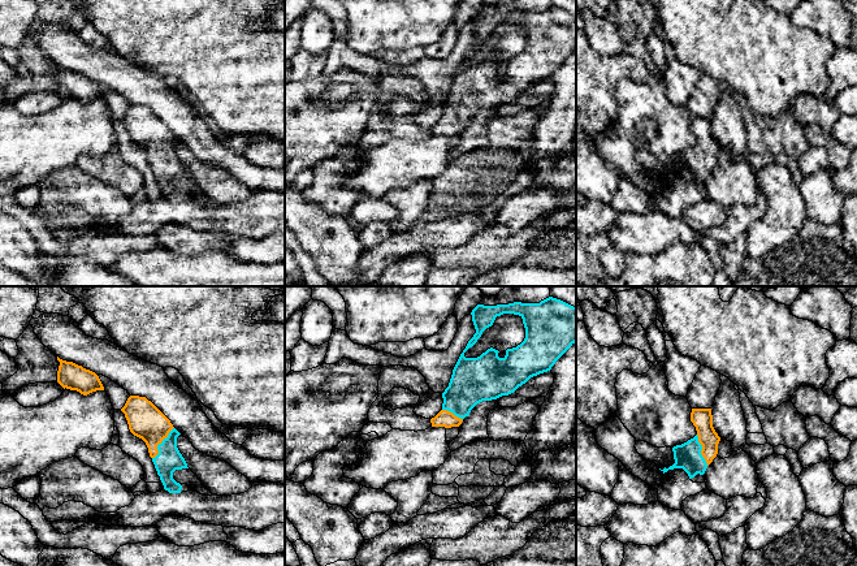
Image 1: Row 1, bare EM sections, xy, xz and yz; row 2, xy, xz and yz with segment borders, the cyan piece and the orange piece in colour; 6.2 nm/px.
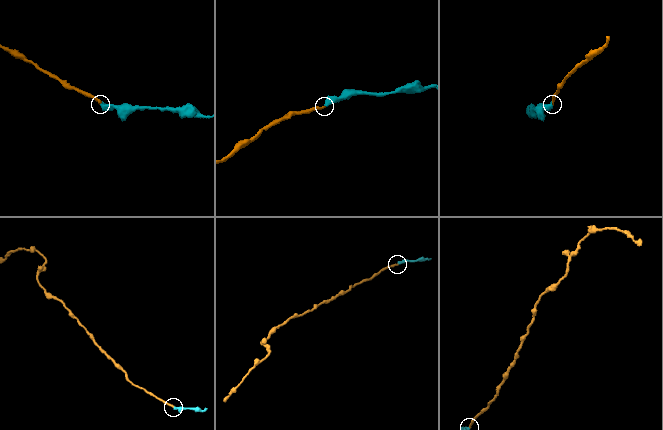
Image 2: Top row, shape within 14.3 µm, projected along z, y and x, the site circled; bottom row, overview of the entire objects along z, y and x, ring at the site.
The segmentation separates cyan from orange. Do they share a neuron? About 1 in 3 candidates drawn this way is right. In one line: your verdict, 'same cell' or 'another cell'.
same cell

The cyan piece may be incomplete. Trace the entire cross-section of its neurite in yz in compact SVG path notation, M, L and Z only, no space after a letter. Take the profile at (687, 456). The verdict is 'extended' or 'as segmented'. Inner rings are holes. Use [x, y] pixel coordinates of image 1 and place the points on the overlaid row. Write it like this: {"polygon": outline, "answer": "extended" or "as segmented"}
{"polygon": "M692 409L691 422L696 427L697 435L672 448L675 463L661 470L663 474L668 470L683 468L692 479L697 474L704 475L717 457L720 437L713 427L711 409Z", "answer": "extended"}

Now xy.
{"polygon": "M130 396L121 411L130 432L146 442L164 489L181 493L182 485L173 479L176 470L189 468L177 448L177 437L181 433L146 397Z", "answer": "extended"}

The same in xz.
{"polygon": "M553 297L540 303L477 304L471 315L476 333L468 341L453 370L449 386L442 393L442 410L430 419L432 427L459 427L477 403L508 396L531 377L550 371L555 362L576 342L576 307ZM503 314L519 315L523 319L524 341L516 347L507 349L503 358L499 358L499 351L493 347L477 358L466 358L464 353L477 342L486 328L493 325L495 317Z", "answer": "extended"}

